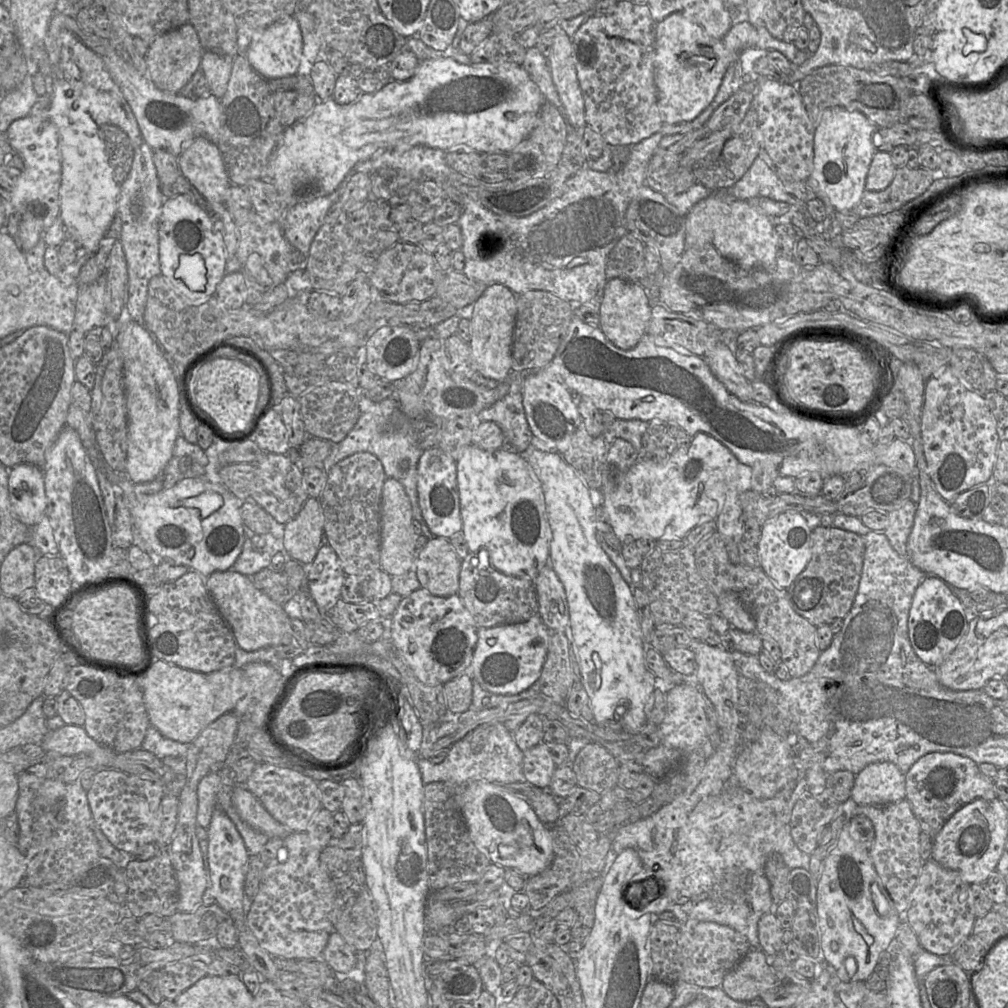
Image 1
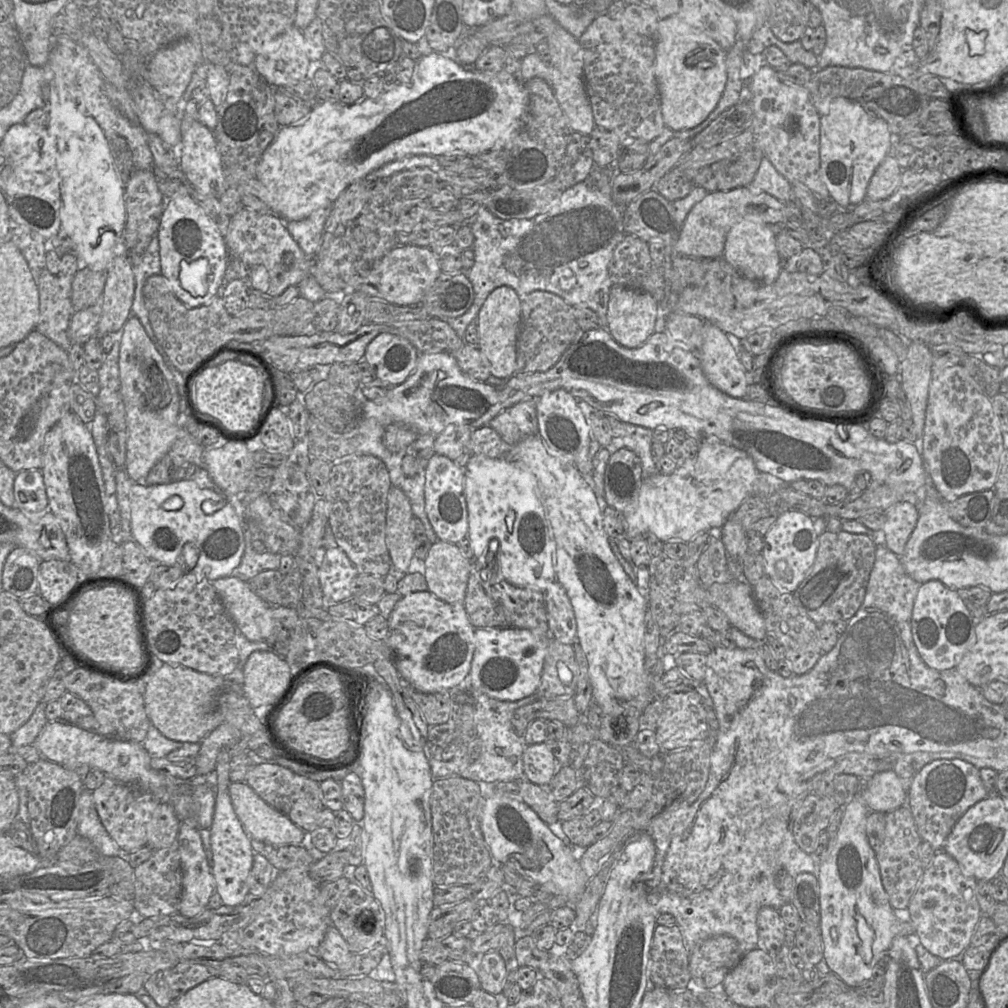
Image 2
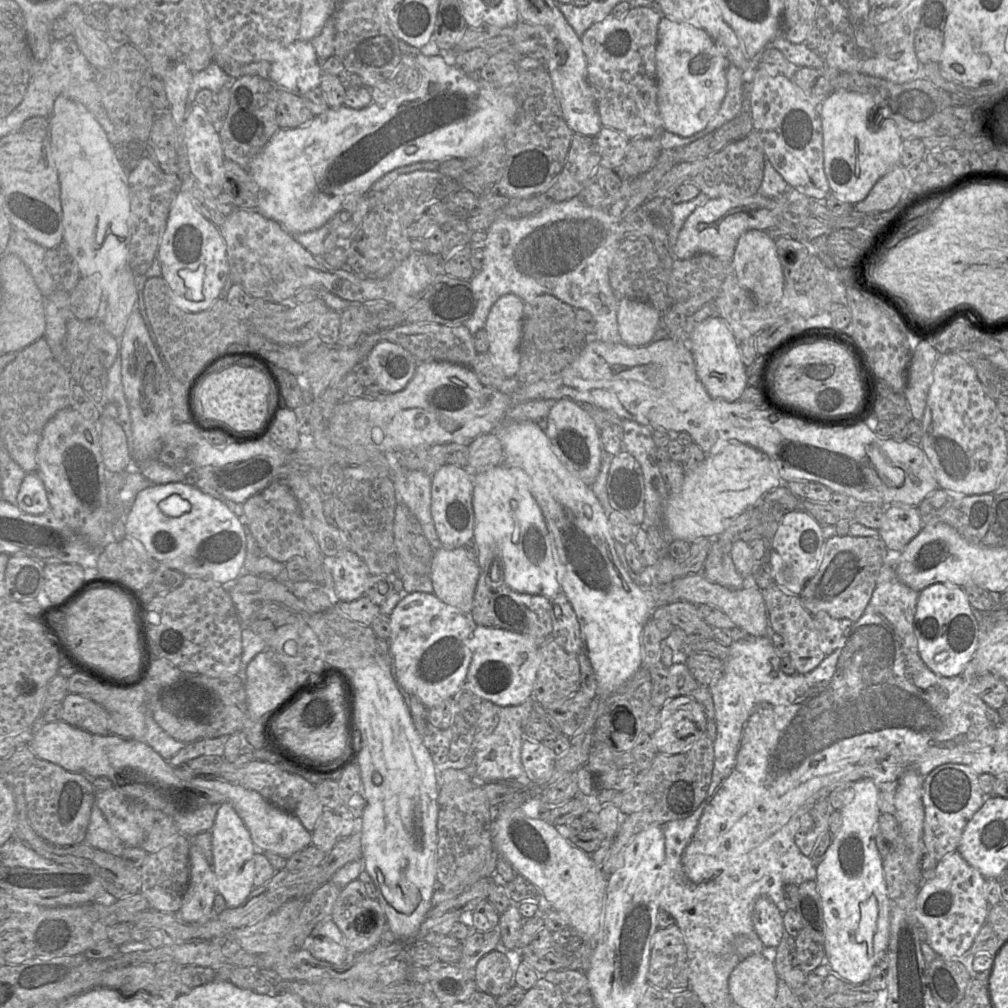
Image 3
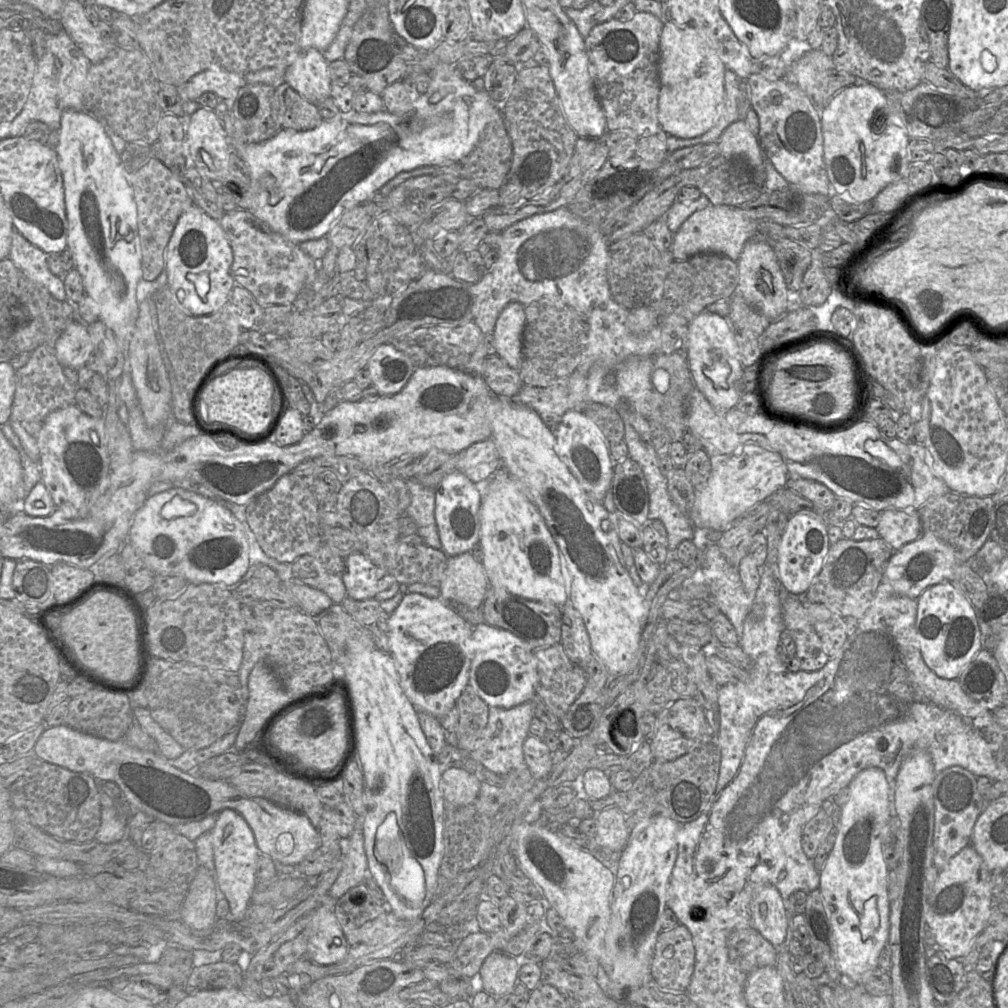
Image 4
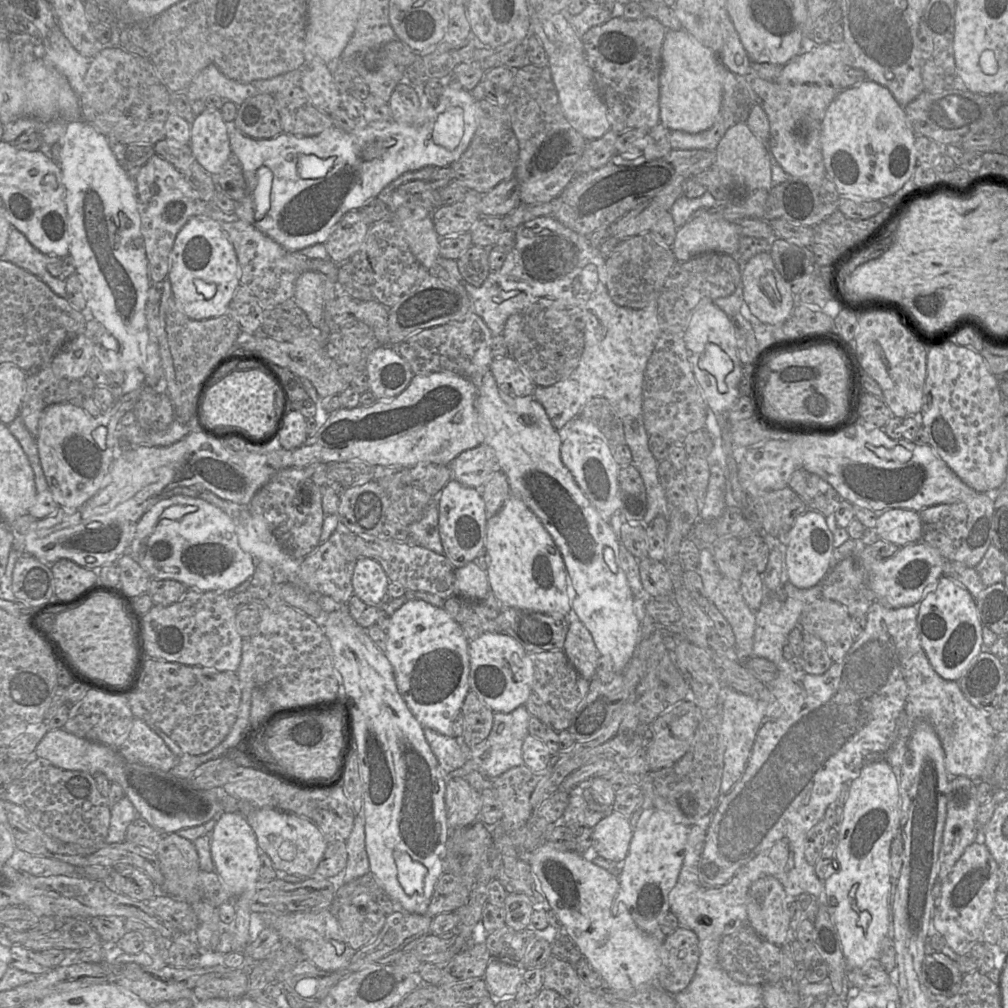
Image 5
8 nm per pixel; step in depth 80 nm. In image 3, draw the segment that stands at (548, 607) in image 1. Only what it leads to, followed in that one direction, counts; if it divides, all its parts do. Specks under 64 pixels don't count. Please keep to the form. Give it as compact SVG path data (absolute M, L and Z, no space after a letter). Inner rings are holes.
M562 591L550 600L553 609L553 639L565 651L577 656L583 648L583 637L576 613Z

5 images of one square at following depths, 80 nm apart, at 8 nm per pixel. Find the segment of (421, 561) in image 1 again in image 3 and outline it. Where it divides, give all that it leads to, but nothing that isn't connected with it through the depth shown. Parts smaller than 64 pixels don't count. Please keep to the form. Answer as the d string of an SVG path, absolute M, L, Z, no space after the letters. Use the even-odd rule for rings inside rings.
M464 547L436 549L430 560L433 593L444 603L470 614L480 568Z

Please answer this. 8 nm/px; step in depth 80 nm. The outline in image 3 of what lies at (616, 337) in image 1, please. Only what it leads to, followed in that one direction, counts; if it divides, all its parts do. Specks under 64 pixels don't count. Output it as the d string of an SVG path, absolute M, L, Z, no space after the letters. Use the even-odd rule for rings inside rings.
M619 299L617 321L621 342L630 347L649 344L661 318L661 312L648 302Z

